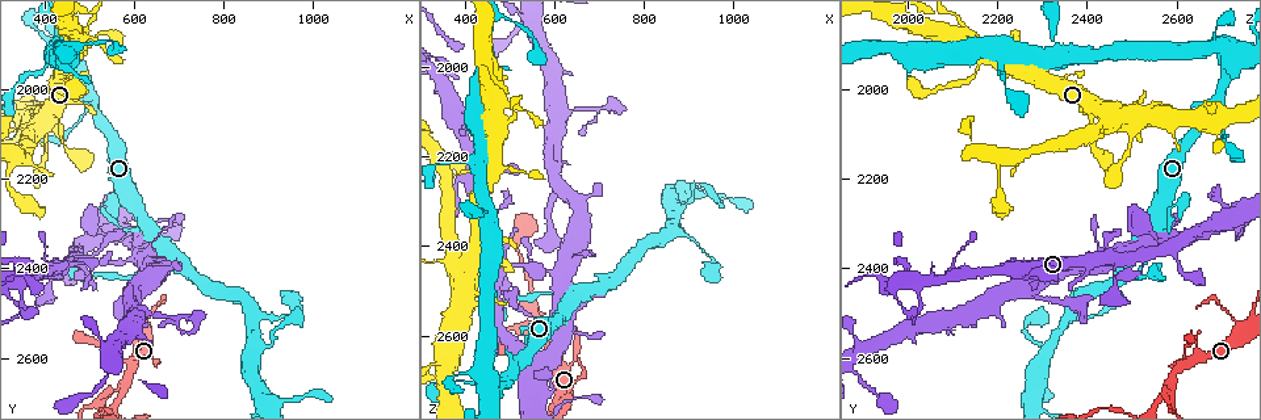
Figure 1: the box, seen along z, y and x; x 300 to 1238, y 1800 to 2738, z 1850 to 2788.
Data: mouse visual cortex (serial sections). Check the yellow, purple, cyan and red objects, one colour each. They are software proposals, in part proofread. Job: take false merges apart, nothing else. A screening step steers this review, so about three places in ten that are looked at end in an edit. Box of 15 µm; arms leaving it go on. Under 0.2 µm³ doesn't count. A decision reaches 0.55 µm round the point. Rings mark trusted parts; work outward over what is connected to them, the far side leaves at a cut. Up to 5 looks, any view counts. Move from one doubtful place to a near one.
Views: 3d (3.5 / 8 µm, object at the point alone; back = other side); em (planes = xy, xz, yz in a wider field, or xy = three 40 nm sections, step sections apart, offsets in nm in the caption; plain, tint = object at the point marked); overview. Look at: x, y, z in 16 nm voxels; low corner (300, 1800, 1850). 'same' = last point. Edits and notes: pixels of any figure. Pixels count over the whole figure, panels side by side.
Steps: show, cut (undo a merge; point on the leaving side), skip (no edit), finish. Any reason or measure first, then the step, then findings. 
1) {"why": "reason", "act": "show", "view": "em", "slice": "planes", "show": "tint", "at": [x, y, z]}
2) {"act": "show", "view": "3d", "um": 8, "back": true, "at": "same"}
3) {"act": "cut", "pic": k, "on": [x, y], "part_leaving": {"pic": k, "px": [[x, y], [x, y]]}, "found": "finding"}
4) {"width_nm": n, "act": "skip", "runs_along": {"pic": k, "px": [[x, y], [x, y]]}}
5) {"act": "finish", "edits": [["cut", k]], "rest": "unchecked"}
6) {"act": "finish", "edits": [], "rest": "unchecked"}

{"why": "small branch off a trunk", "act": "show", "view": "3d", "um": 3.5, "at": [495, 2020, 2700]}

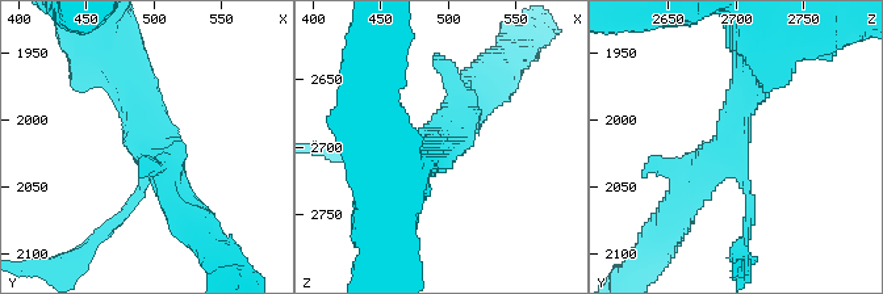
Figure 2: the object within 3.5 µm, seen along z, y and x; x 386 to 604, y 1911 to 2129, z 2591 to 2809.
{"why": "shape alone is not enough", "act": "show", "view": "em", "slice": "xy", "step": 3, "show": "tint", "at": [500, 2024, 2692]}

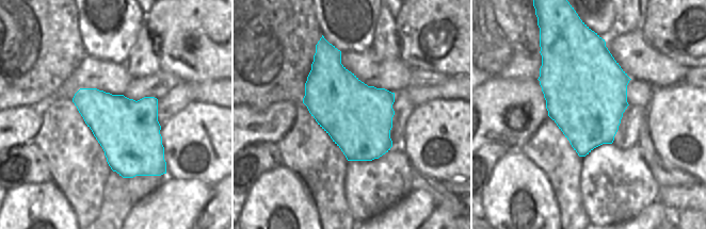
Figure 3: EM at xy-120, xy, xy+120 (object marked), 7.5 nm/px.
{"width_nm": 500, "act": "skip", "runs_along": {"pic": 2, "px": [[677, 215], [731, 147], [750, 75]]}, "found": "all the same cell"}

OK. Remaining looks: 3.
{"why": "thin neck", "act": "show", "view": "3d", "um": 8, "at": [580, 2660, 2580]}

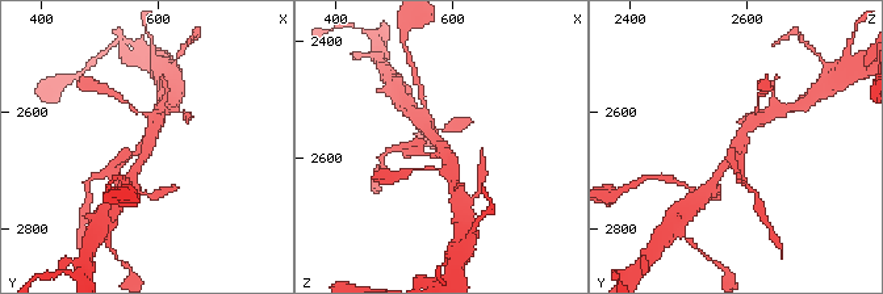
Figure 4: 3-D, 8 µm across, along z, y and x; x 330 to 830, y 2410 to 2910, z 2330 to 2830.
{"act": "show", "view": "em", "slice": "xy", "step": 2, "show": "tint", "at": [575, 2665, 2585]}

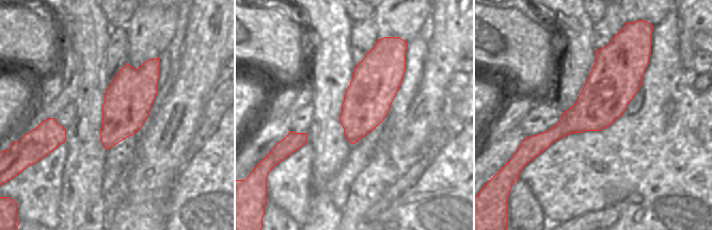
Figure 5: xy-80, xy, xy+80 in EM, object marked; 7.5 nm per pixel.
{"arm_widths_nm": [150, 250, 350], "act": "skip", "found": "all the same cell"}

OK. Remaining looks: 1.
{"act": "finish", "edits": [], "rest": "unchecked"}

